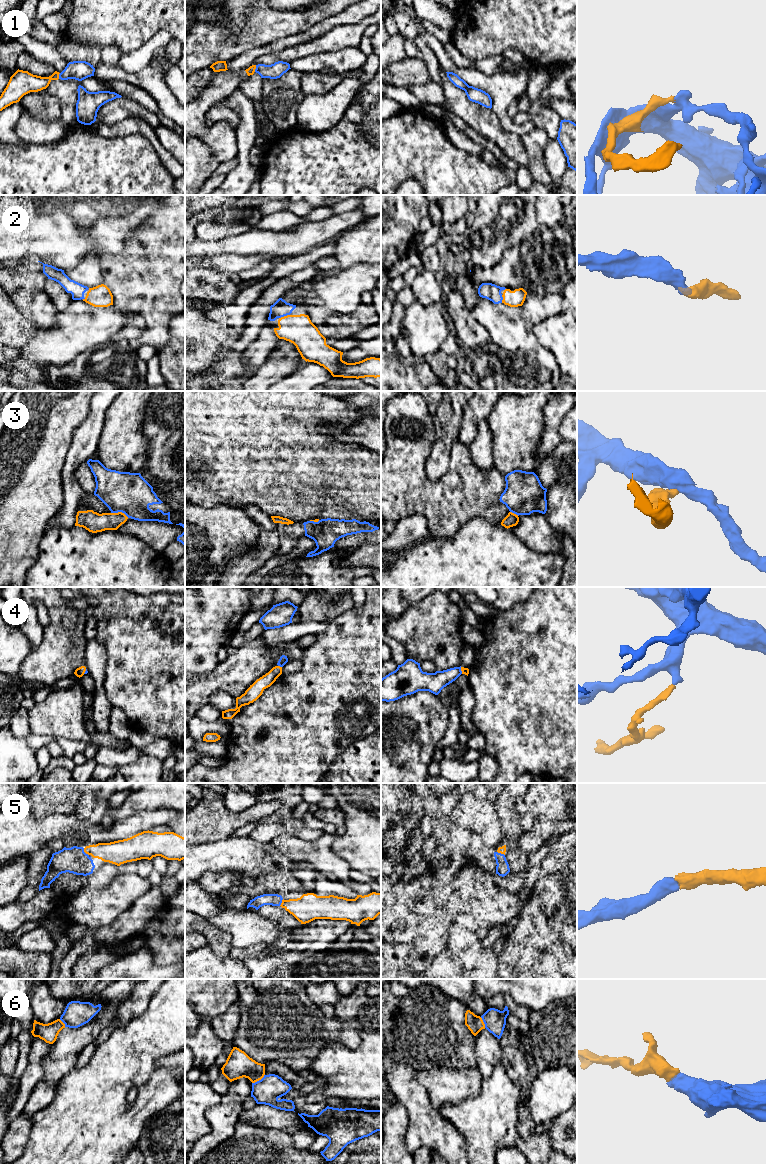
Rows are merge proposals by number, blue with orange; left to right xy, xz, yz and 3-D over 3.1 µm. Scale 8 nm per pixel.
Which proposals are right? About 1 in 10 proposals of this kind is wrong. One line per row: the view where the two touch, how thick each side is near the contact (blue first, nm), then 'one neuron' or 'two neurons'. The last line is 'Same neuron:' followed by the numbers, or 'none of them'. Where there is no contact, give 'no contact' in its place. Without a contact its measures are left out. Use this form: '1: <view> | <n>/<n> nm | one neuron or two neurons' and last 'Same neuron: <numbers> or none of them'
1: xz | 120/60 nm | one neuron
2: xz | 140/240 nm | one neuron
3: xy | 320/160 nm | one neuron
4: xz | 70/100 nm | one neuron
5: xy | 220/180 nm | one neuron
6: xz | 220/200 nm | one neuron
Same neuron: 1, 2, 3, 4, 5, 6

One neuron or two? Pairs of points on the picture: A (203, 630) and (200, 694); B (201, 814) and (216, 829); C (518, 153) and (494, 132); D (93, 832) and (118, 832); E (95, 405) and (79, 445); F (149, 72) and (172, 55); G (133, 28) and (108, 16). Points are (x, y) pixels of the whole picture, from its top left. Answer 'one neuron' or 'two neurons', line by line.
A: two neurons
B: one neuron
C: one neuron
D: one neuron
E: one neuron
F: two neurons
G: one neuron

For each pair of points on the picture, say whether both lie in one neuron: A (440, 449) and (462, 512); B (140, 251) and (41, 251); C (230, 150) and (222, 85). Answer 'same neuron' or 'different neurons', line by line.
A: different neurons
B: different neurons
C: same neuron

